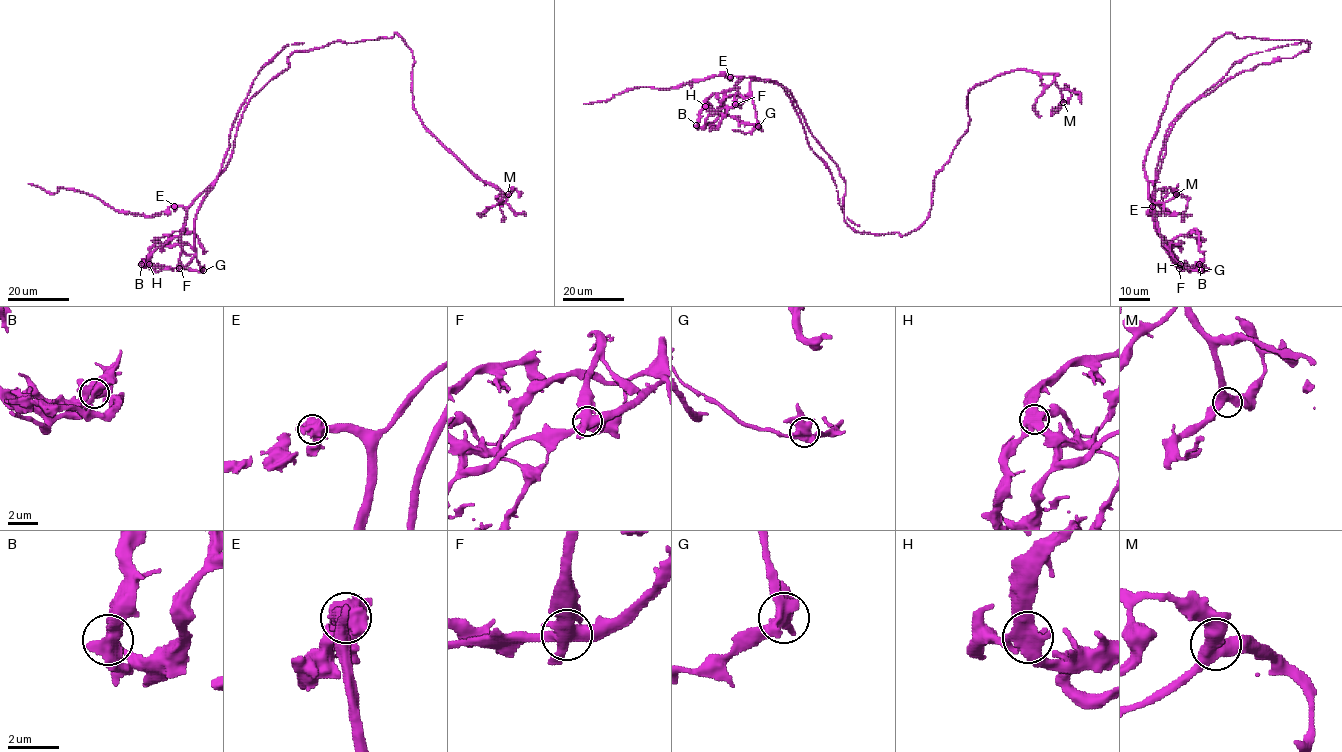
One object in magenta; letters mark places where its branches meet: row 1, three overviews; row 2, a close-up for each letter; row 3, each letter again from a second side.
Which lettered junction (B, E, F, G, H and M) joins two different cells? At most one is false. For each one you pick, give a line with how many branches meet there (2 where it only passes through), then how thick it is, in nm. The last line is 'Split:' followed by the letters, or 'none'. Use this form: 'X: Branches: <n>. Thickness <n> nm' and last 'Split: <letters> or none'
F: Branches: 4. Thickness 480 nm
Split: F

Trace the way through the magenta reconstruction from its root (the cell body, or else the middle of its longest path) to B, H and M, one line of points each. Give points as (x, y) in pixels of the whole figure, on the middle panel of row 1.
B: (850, 226), (843, 217), (845, 180), (784, 87), (742, 77), (732, 89), (715, 92), (706, 100), (696, 125)
H: (850, 226), (843, 217), (845, 180), (789, 91), (742, 77), (732, 89), (713, 93), (705, 105)
M: (850, 226), (905, 236), (925, 220), (935, 176), (968, 128), (975, 86), (1015, 70), (1055, 73), (1063, 102)

